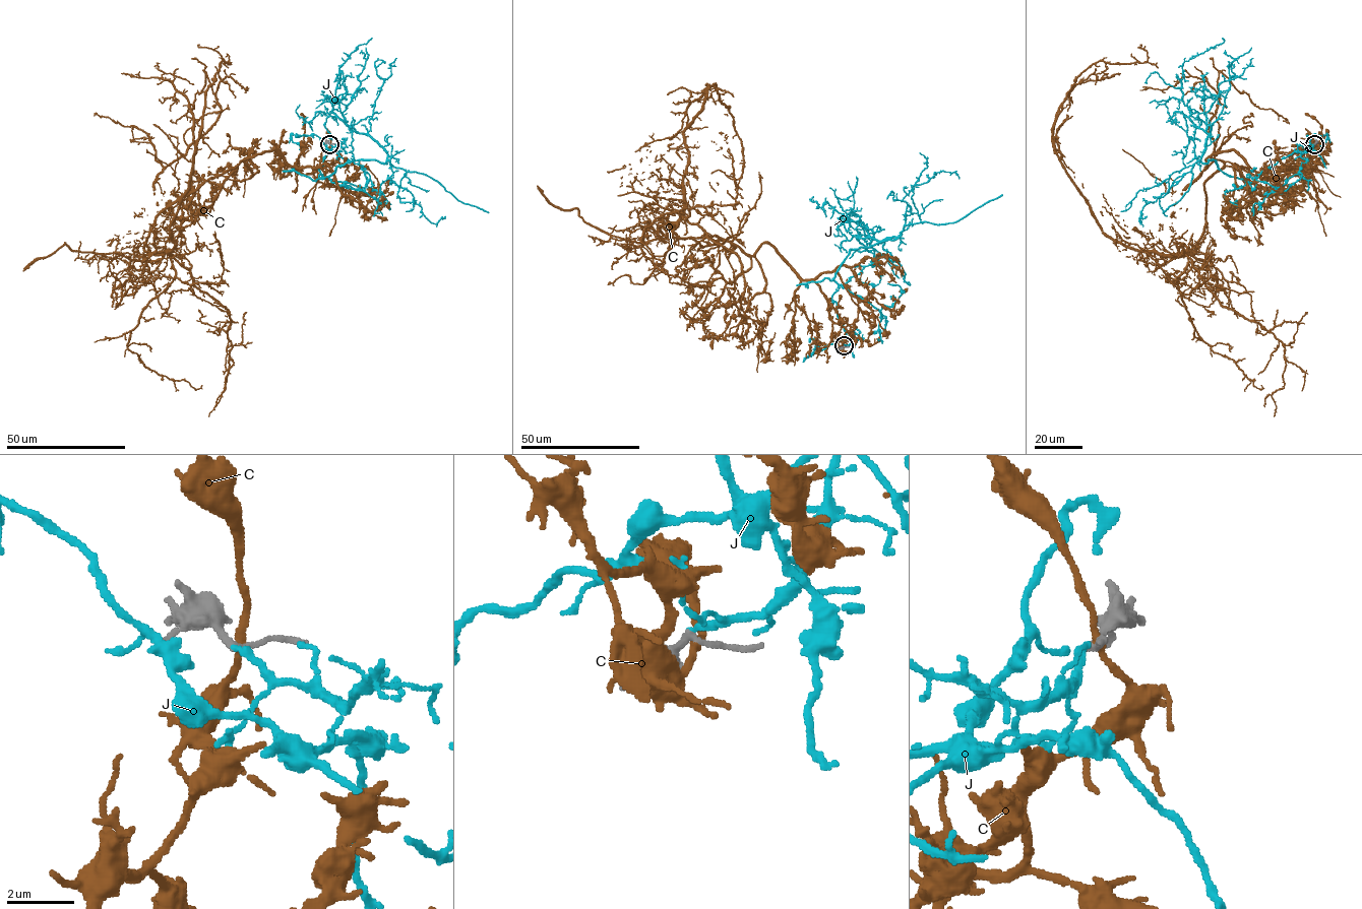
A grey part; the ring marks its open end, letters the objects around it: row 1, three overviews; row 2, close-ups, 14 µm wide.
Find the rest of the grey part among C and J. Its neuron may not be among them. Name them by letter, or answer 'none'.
none

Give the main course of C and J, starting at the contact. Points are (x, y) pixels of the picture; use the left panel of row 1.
C: (330, 144), (313, 173), (275, 149), (209, 178), (145, 251), (174, 247), (230, 63), (199, 45)
J: (329, 144), (321, 179), (353, 160), (386, 163), (332, 111), (338, 67), (372, 38)

